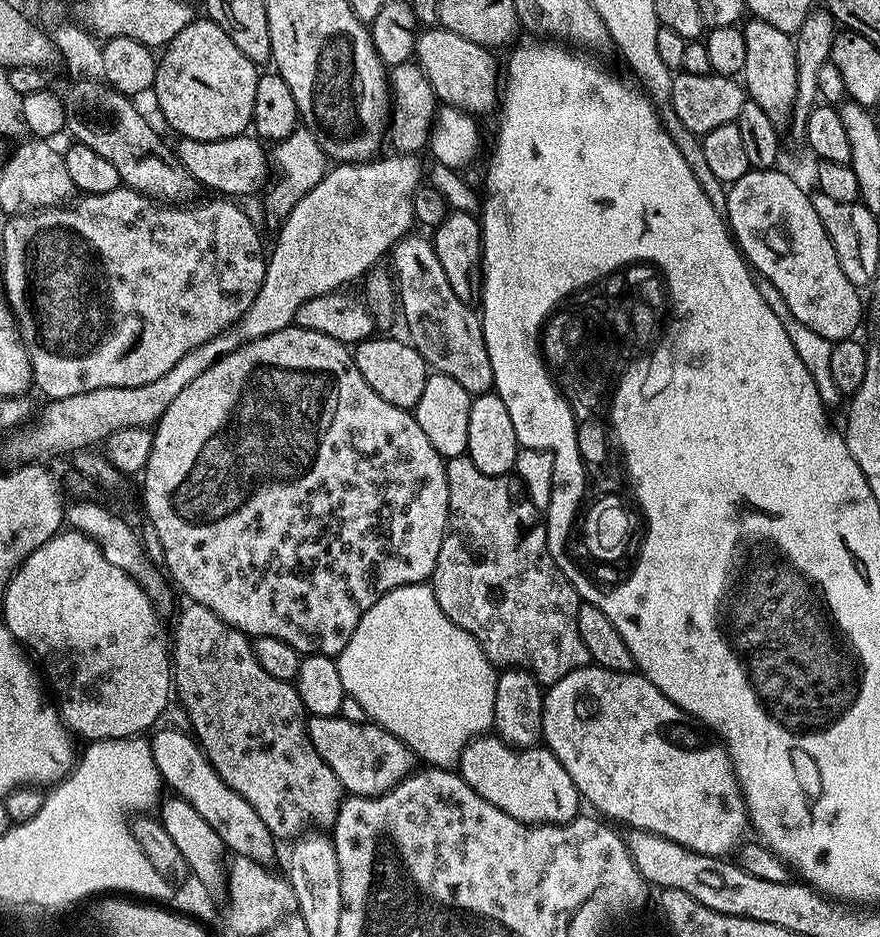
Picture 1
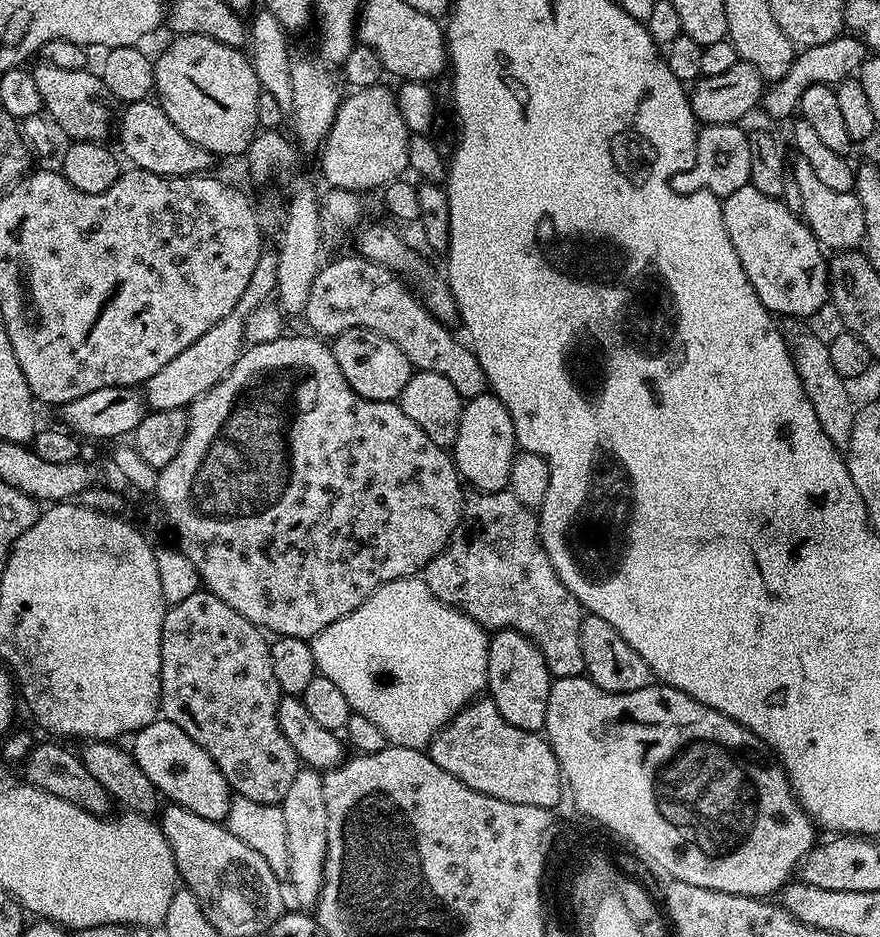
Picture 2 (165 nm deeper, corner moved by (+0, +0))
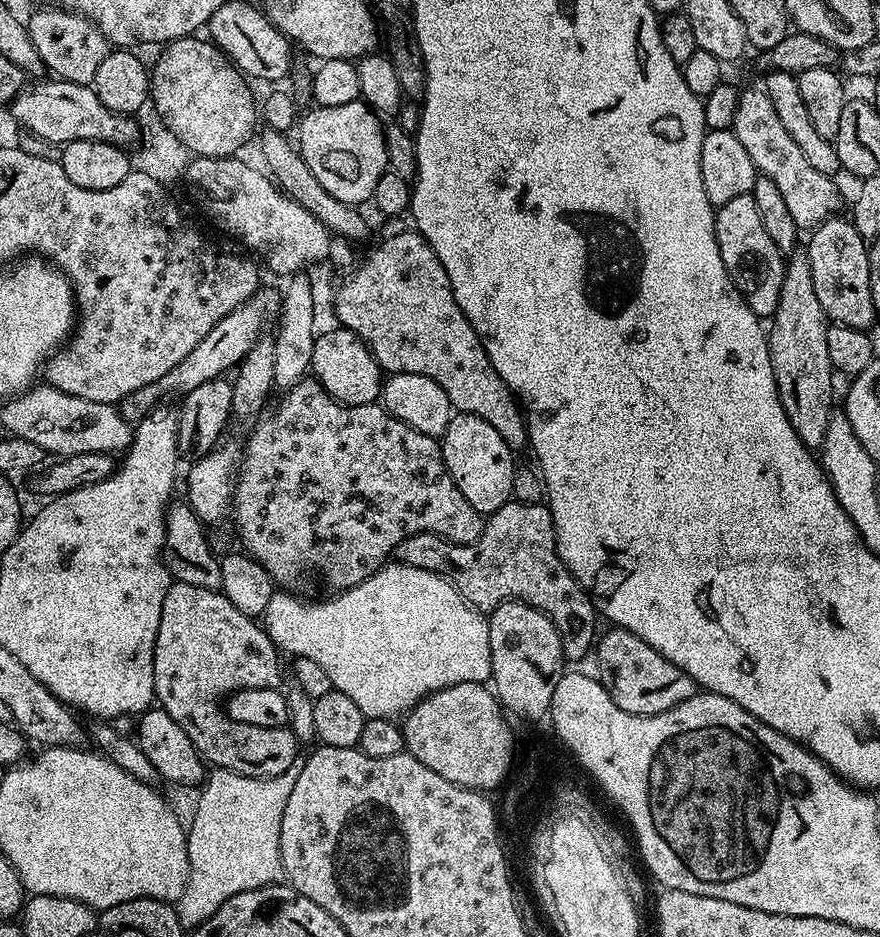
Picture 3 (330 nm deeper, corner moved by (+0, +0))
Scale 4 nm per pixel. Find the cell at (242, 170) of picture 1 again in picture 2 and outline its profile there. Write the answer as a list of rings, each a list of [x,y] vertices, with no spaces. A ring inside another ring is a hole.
[[[151,99],[139,100],[133,104],[127,105],[123,109],[125,112],[118,116],[118,132],[120,128],[120,148],[124,151],[123,159],[129,160],[129,165],[141,168],[147,172],[153,172],[159,176],[198,176],[209,171],[208,168],[214,164],[212,153],[206,151],[202,146],[198,146],[194,142],[190,142],[190,138],[186,138],[186,134],[182,134],[182,130],[178,130],[174,126],[174,122],[170,122],[170,118],[166,118],[164,111],[160,109],[159,103],[153,102]]]

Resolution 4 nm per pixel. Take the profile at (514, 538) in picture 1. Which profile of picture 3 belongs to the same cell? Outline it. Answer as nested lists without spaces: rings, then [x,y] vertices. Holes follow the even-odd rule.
[[[543,503],[503,504],[499,510],[485,519],[482,534],[472,544],[454,544],[432,532],[420,532],[417,536],[407,536],[396,547],[394,556],[399,563],[409,564],[418,570],[426,570],[444,577],[459,590],[463,600],[468,601],[481,613],[491,613],[493,608],[506,603],[507,600],[520,600],[542,614],[546,614],[546,618],[550,618],[550,622],[554,622],[558,630],[565,661],[580,660],[587,652],[589,655],[593,651],[594,637],[597,635],[596,620],[598,621],[593,597],[573,578],[570,570],[562,562],[556,549],[556,531],[552,521],[552,511]]]

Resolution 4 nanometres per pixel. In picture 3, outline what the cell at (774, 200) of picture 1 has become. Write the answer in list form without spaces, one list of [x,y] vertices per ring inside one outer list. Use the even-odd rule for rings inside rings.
[[[749,194],[739,196],[730,202],[719,205],[716,213],[716,241],[722,254],[722,262],[734,282],[734,286],[743,294],[744,301],[761,318],[772,318],[779,304],[779,292],[784,278],[785,253],[774,246],[762,218],[758,215],[758,206]]]

